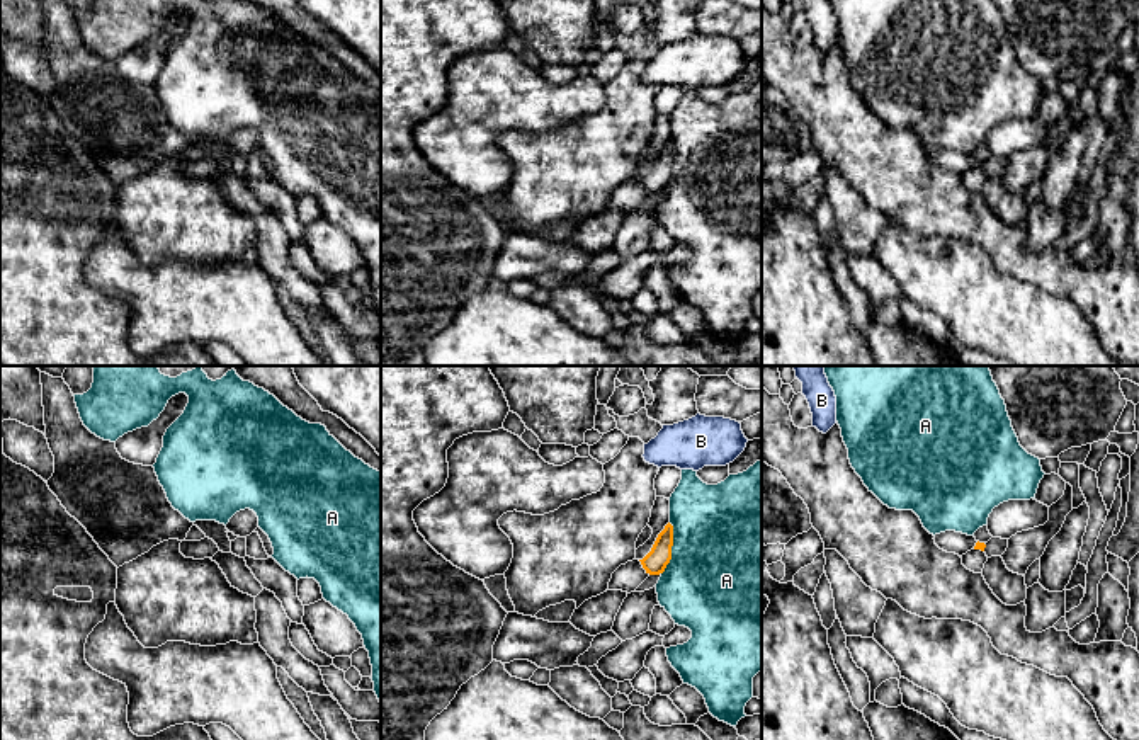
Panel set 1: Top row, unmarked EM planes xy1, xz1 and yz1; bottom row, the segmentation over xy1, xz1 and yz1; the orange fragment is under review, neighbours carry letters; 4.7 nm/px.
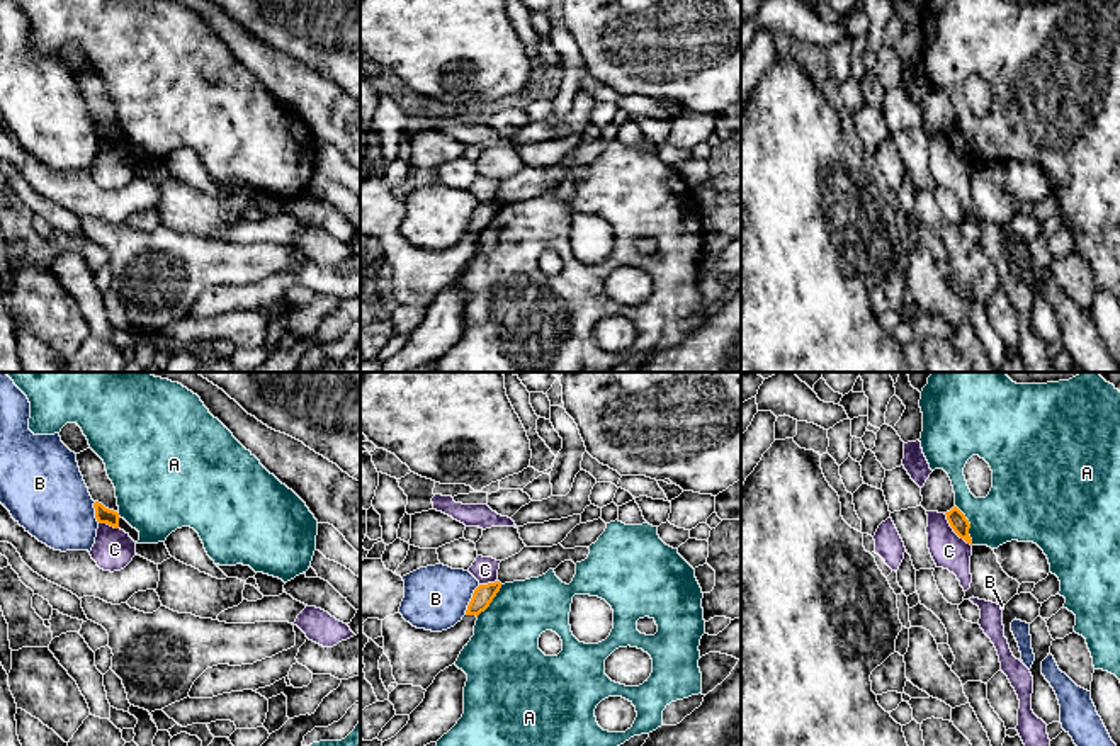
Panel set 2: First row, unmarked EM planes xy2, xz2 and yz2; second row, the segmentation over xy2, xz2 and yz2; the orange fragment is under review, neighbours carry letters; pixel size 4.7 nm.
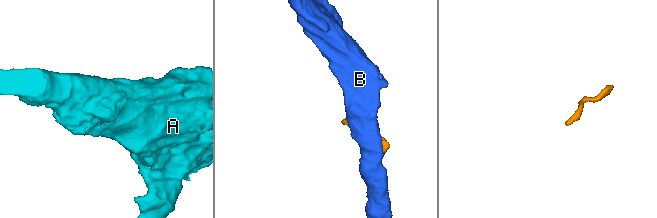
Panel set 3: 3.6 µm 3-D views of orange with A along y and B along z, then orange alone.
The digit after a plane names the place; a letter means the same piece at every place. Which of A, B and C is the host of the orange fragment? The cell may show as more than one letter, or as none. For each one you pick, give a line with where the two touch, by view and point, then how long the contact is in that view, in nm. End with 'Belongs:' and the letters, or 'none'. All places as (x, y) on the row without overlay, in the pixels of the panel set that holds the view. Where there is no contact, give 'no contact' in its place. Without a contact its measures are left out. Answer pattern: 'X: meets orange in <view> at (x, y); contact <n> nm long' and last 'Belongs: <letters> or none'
Belongs: none

